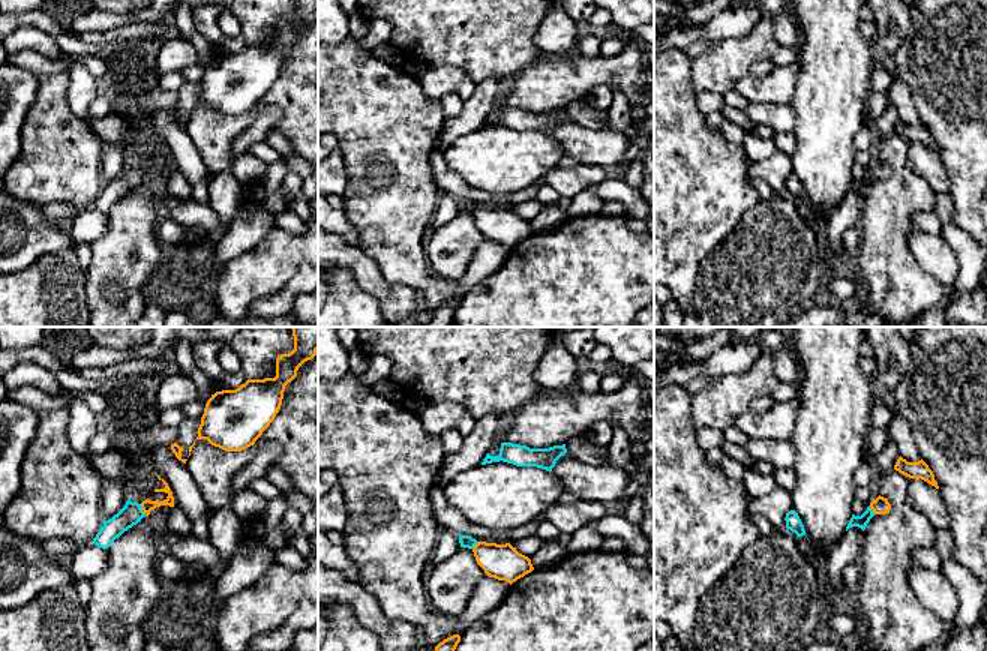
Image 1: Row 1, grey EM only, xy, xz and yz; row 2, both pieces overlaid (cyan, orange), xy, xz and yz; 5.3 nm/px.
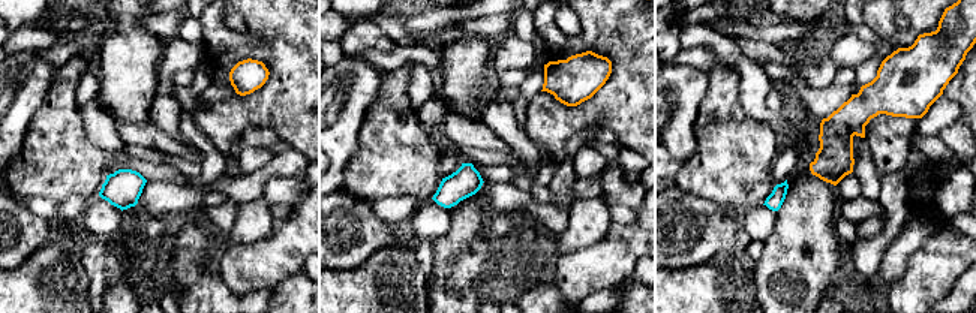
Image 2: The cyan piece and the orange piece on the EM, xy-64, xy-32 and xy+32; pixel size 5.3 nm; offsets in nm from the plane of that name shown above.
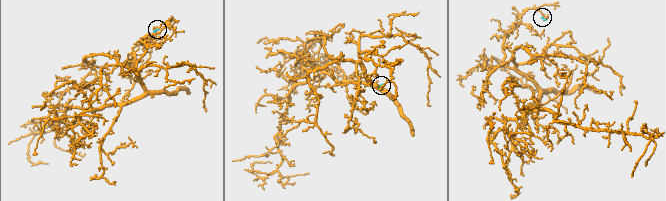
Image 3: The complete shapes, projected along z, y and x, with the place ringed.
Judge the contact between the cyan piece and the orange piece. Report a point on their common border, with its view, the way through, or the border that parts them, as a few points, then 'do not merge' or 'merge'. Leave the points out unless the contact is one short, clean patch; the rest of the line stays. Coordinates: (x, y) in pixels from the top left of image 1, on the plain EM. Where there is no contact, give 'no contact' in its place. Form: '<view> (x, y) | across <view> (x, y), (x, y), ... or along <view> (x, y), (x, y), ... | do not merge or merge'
xy (141, 174) | across xy (132, 177), (141, 174), (147, 170) | merge

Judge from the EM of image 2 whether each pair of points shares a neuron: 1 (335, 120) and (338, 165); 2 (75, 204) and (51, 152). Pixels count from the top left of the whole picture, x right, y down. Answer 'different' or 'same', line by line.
1: same
2: different

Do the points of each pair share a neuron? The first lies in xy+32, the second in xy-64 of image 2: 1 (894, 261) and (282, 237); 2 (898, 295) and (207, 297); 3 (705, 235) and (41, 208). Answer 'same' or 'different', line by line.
1: different
2: different
3: different

